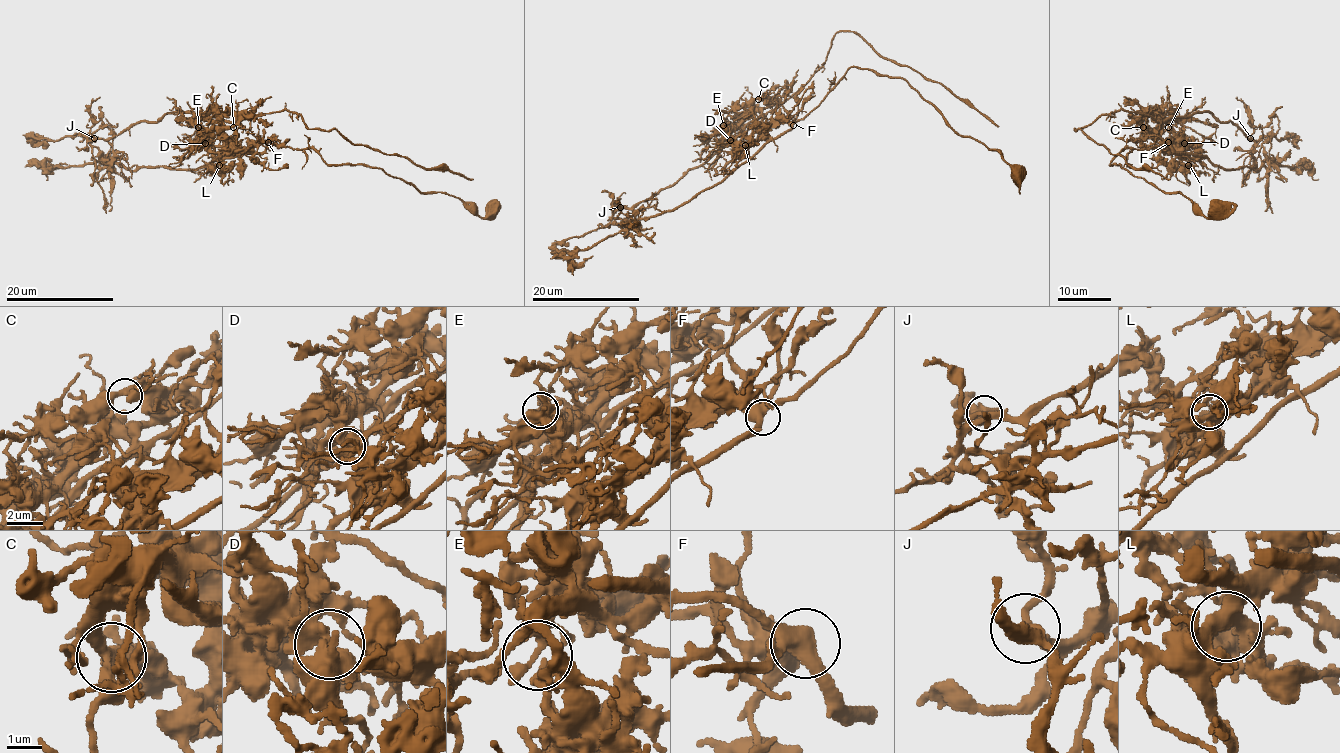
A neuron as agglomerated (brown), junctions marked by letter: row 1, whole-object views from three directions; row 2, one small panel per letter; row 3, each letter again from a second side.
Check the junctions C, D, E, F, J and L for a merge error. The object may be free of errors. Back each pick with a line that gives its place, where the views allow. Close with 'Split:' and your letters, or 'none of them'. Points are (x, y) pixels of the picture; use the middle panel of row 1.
D: (730, 140)
Split: D

